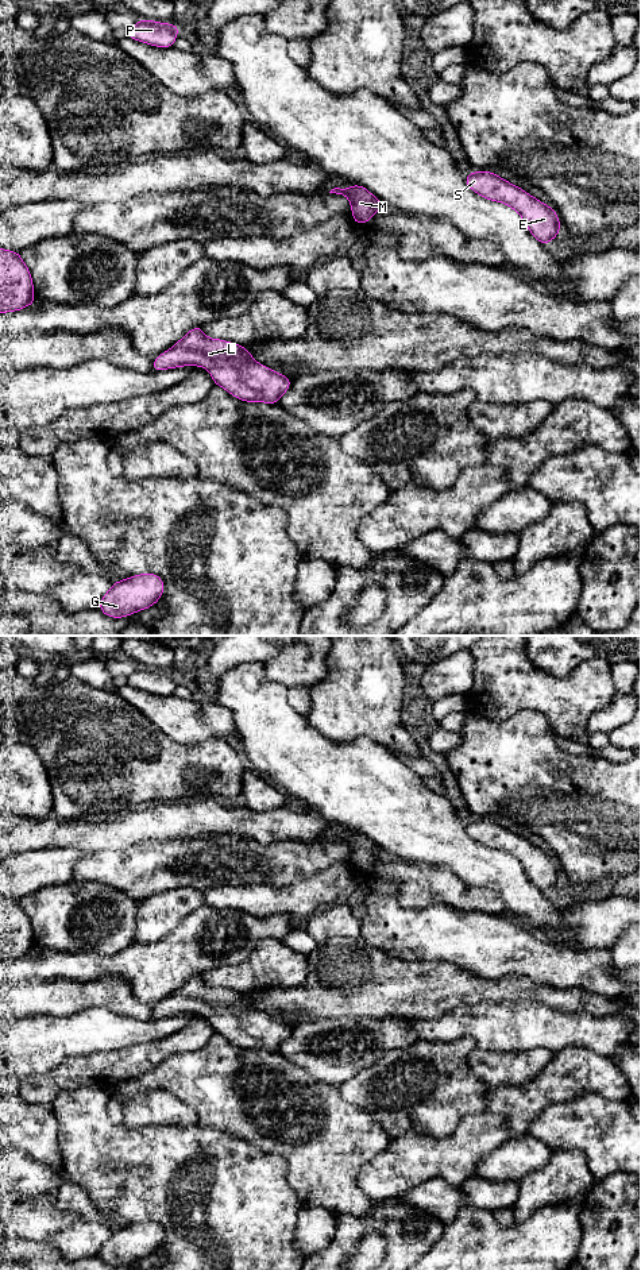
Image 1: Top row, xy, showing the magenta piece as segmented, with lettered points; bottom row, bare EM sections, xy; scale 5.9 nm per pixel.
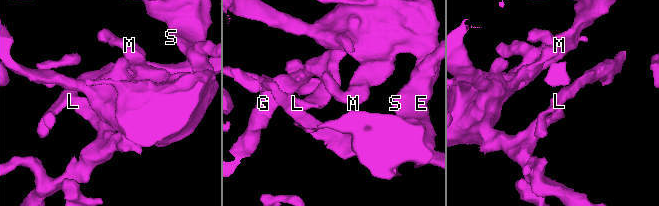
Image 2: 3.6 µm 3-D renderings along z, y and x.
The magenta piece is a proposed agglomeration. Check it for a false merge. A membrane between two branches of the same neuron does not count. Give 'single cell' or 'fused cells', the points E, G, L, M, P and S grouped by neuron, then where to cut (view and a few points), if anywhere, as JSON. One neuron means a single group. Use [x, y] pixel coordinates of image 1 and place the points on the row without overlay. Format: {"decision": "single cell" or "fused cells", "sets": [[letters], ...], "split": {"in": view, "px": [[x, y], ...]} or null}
{"decision": "single cell", "sets": [["E", "G", "L", "M", "P", "S"]], "split": null}

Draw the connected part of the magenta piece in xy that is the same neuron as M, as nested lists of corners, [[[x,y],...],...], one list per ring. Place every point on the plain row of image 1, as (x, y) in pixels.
[[[352,833],[345,837],[335,835],[329,841],[344,842],[351,849],[352,871],[366,871],[382,857],[383,850],[371,842],[364,834]]]

